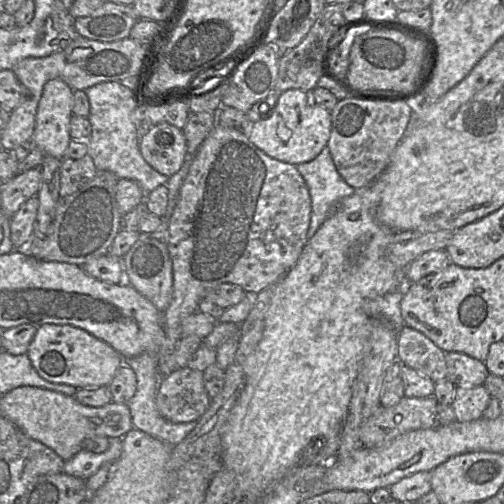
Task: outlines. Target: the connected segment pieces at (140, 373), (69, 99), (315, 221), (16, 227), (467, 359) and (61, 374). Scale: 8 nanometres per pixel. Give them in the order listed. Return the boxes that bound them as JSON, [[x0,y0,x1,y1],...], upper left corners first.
[[125,352,197,446],[32,79,74,160],[294,146,355,240],[10,195,39,249],[445,352,490,387],[27,325,124,389]]

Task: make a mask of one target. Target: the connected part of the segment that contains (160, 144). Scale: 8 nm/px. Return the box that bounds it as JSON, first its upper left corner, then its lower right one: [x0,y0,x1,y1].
[139,122,187,177]

